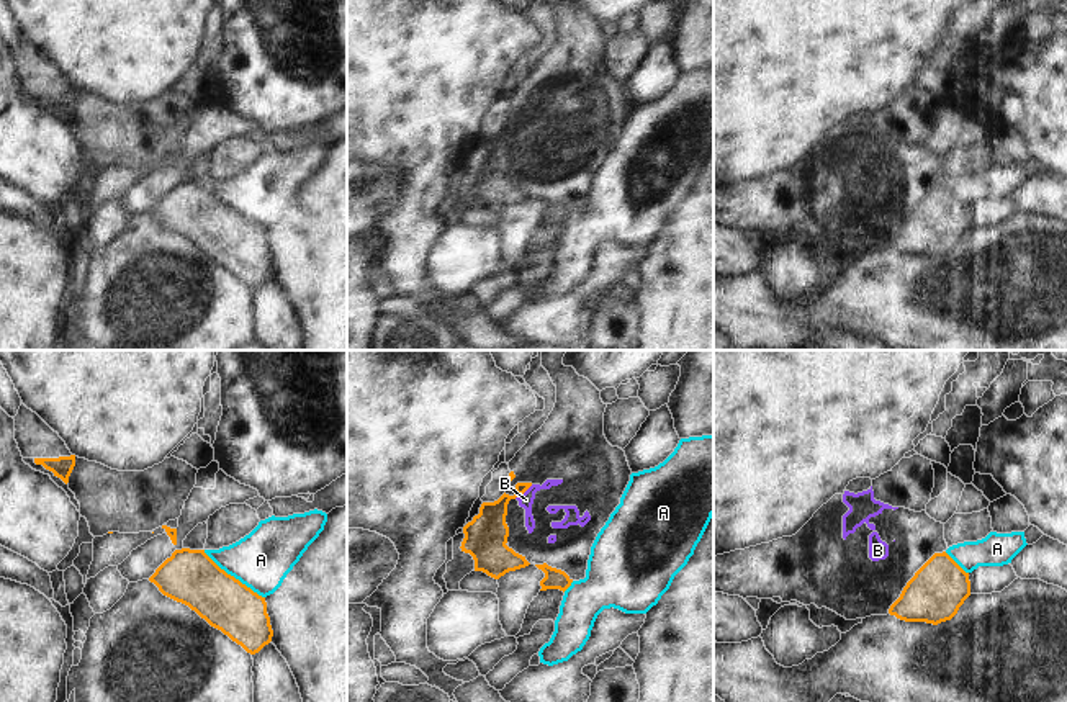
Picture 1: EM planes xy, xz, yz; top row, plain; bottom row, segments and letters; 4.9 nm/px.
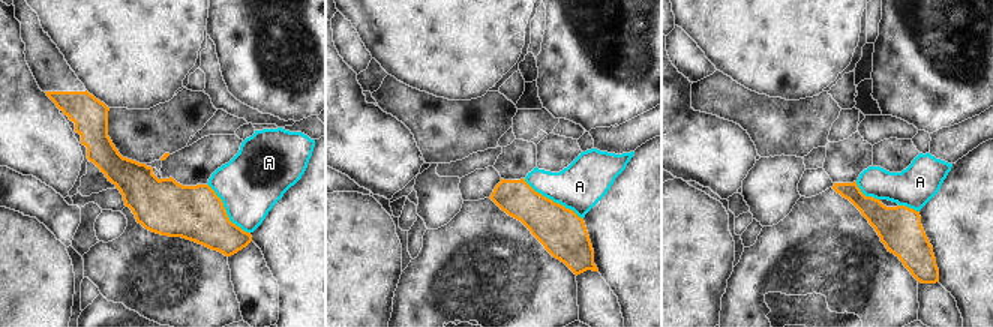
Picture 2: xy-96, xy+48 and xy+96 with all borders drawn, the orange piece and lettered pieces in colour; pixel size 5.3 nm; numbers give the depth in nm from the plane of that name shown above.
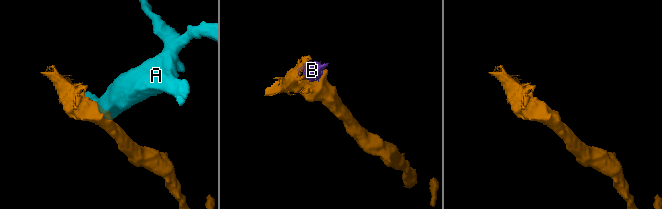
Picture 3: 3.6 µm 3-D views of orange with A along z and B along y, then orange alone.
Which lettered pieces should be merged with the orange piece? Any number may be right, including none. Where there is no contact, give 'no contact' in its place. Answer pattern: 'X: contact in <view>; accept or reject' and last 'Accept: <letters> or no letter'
A: contact in xy; reject
B: contact in xz; reject
Accept: no letter

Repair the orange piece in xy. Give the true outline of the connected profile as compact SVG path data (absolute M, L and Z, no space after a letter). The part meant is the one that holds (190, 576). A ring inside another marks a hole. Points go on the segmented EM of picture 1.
M175 550L149 581L250 655L272 641L265 597L221 569L205 550Z

